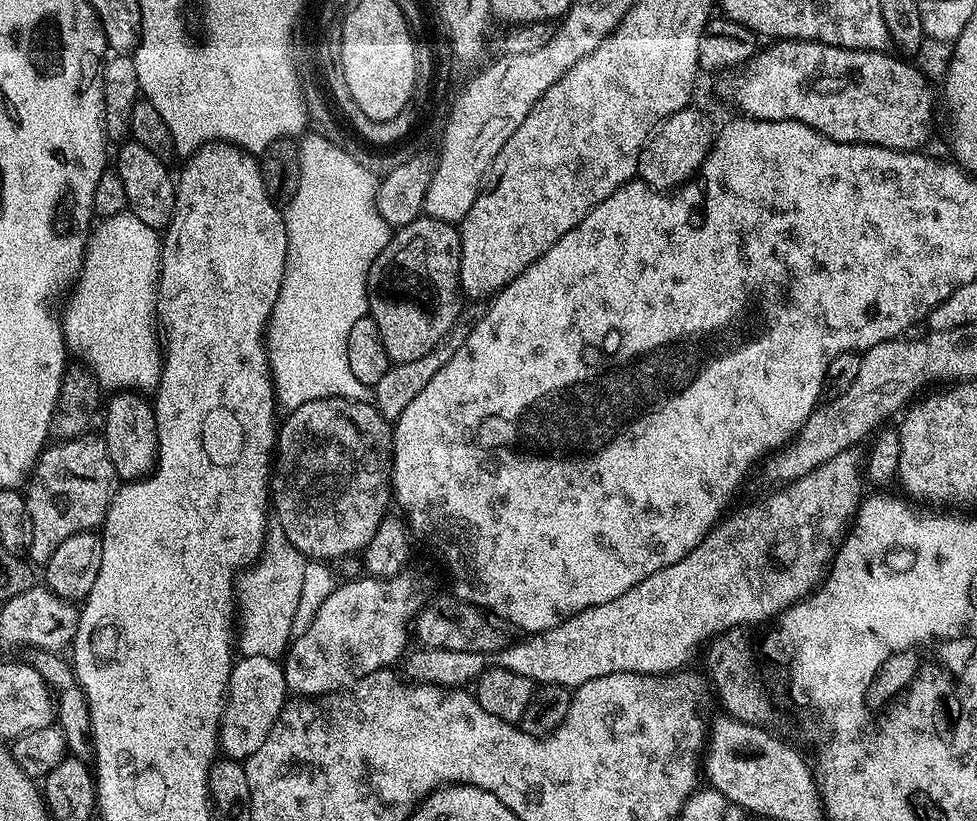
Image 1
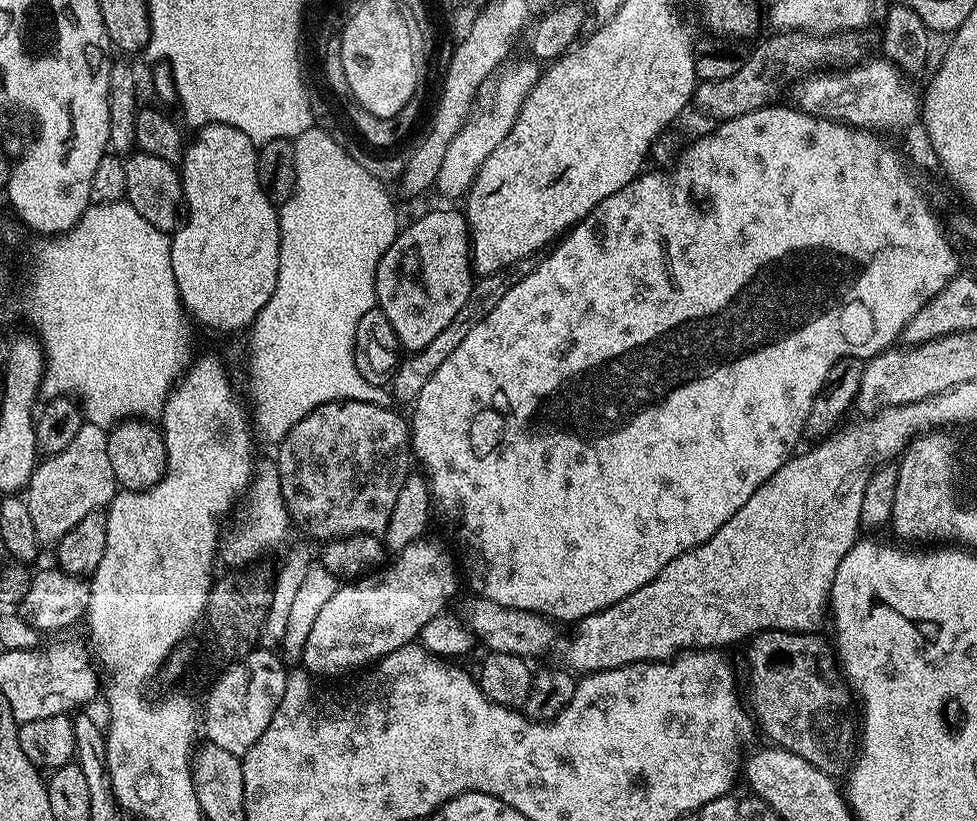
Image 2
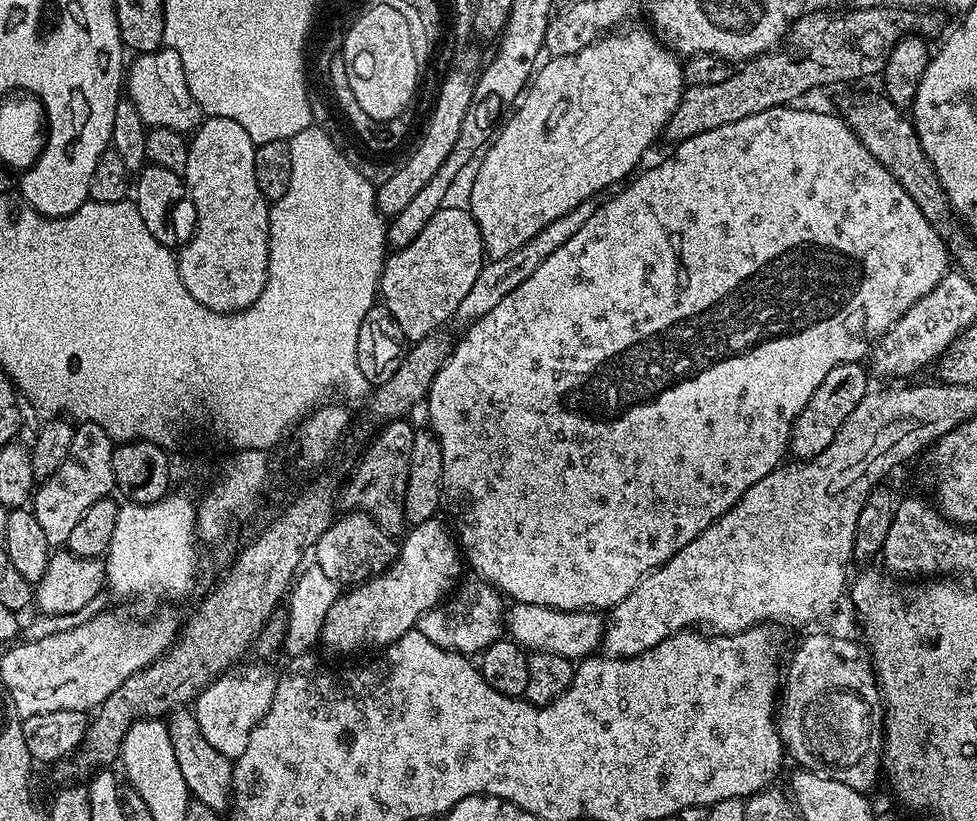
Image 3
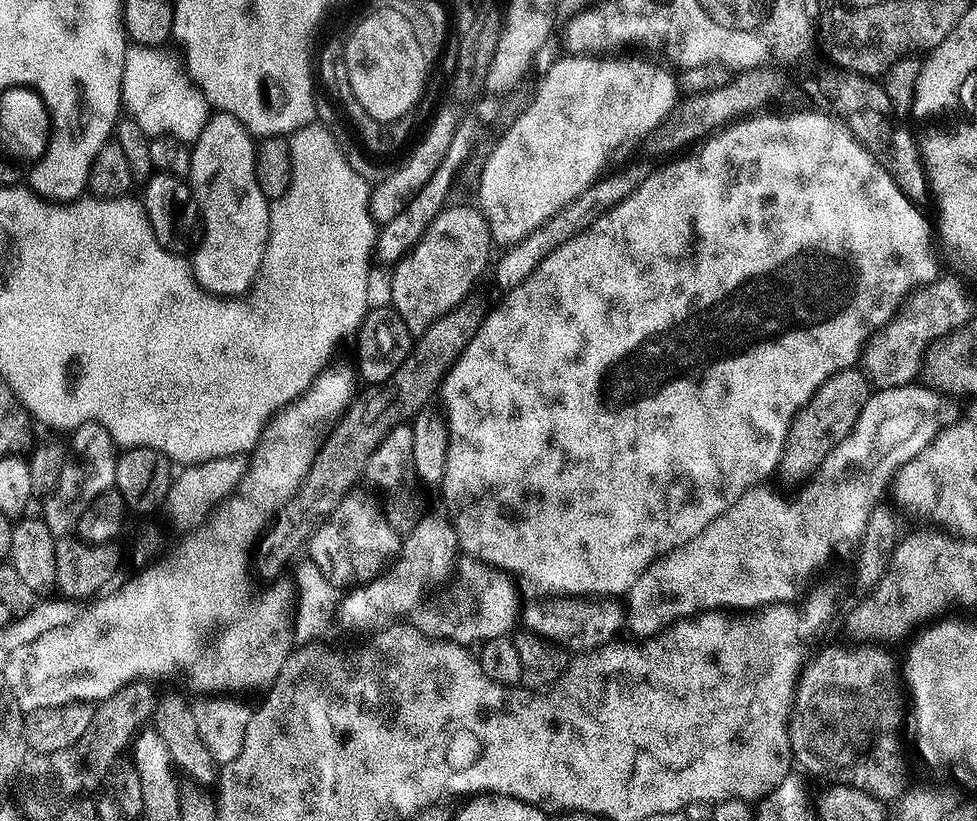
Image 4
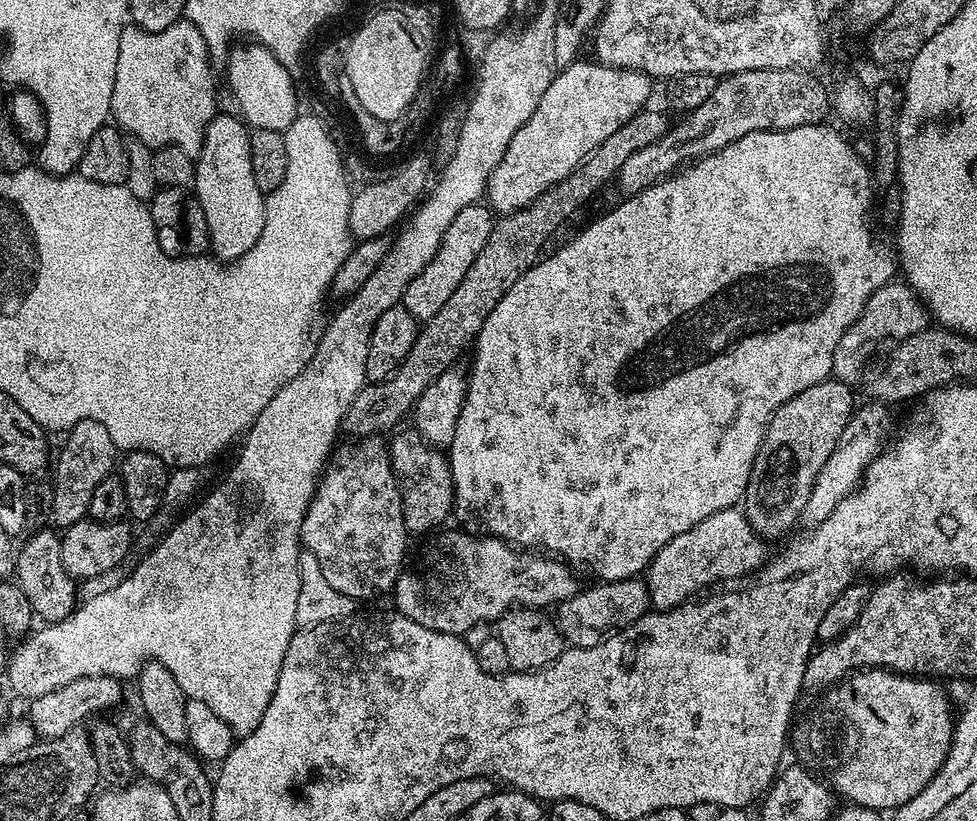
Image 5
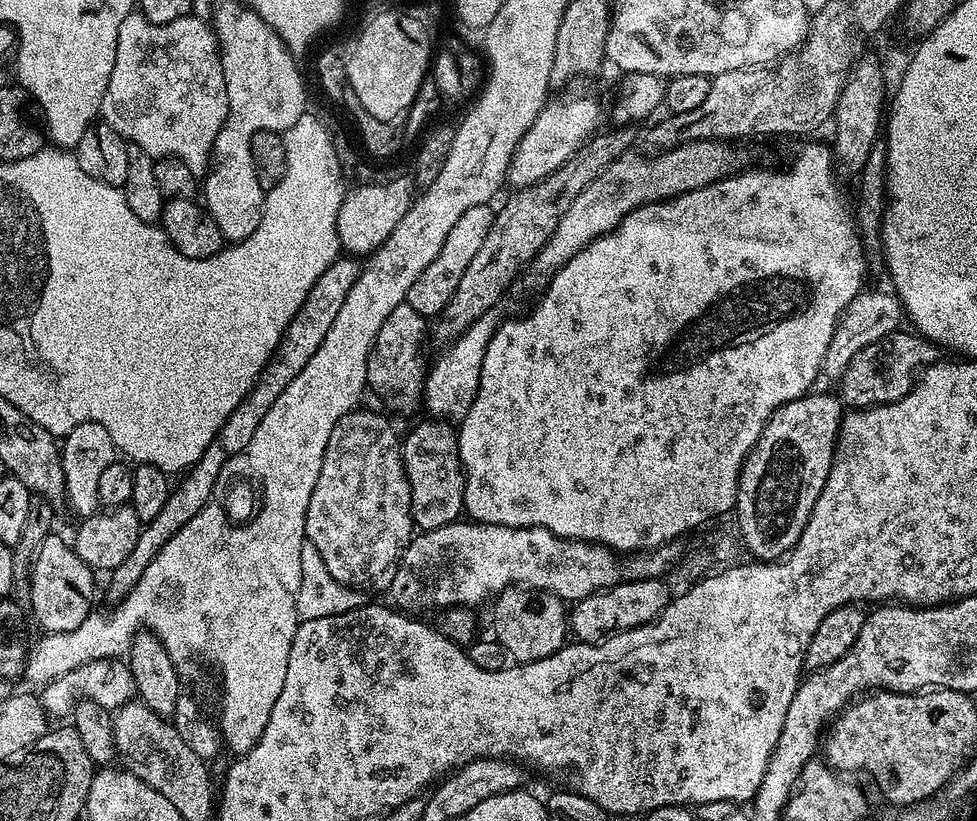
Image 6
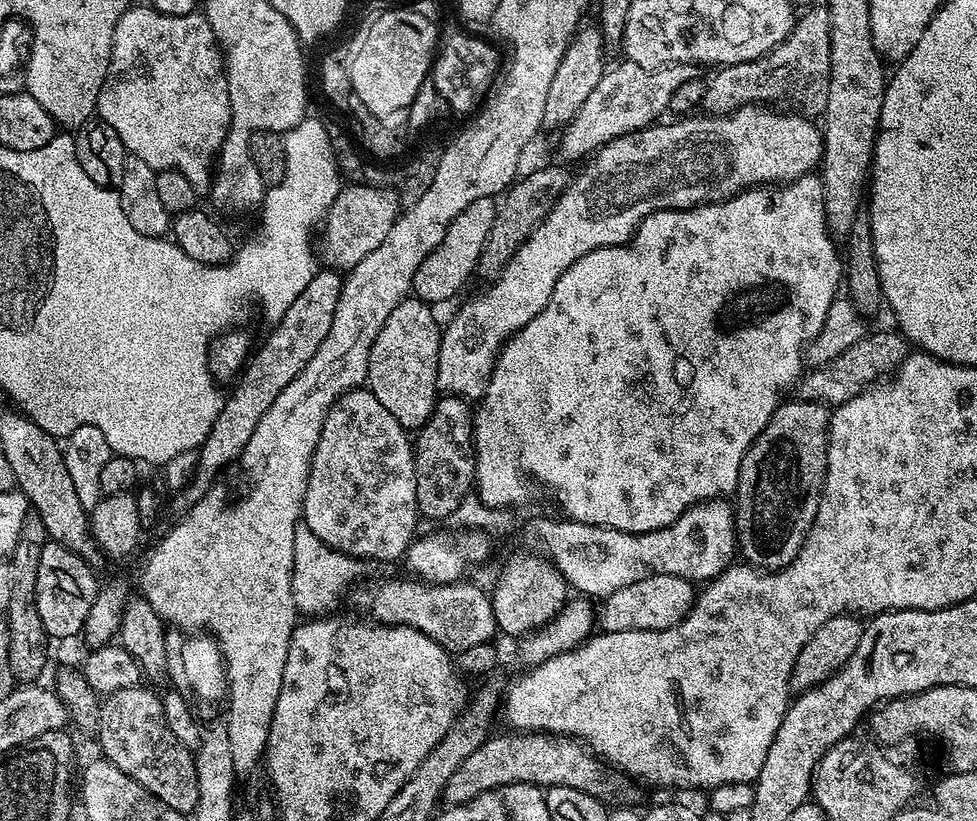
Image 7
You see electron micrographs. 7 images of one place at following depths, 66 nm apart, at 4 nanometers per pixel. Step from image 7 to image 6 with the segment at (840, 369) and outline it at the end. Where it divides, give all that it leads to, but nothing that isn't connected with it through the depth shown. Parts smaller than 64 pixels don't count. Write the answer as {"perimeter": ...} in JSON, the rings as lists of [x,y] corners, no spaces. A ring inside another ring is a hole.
{"perimeter":[[[897,330],[878,342],[866,346],[846,366],[838,381],[841,404],[852,410],[875,408],[878,404],[889,404],[905,396],[914,387],[924,369],[937,363],[937,345],[915,331]]]}

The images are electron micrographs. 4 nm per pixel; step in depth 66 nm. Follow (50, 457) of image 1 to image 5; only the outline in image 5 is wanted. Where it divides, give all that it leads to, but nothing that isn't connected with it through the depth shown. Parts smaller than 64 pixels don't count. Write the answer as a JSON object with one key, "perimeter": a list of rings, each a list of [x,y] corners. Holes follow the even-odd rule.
{"perimeter":[[[78,422],[67,433],[64,440],[64,449],[60,457],[55,457],[56,477],[50,480],[52,493],[54,494],[54,510],[52,511],[52,524],[57,529],[63,530],[74,526],[74,522],[85,519],[88,516],[90,497],[98,487],[102,478],[113,475],[118,464],[118,449],[114,438],[110,438],[109,432],[101,422]]]}

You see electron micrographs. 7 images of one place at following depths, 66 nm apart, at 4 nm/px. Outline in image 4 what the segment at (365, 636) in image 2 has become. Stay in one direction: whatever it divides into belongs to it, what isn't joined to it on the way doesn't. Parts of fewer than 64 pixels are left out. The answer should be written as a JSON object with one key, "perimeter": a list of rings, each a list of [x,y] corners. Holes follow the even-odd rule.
{"perimeter":[[[421,515],[420,521],[403,537],[400,551],[390,567],[377,580],[351,589],[339,603],[338,620],[356,632],[371,633],[401,618],[425,599],[431,584],[439,585],[449,579],[455,569],[460,543],[447,515]]]}

